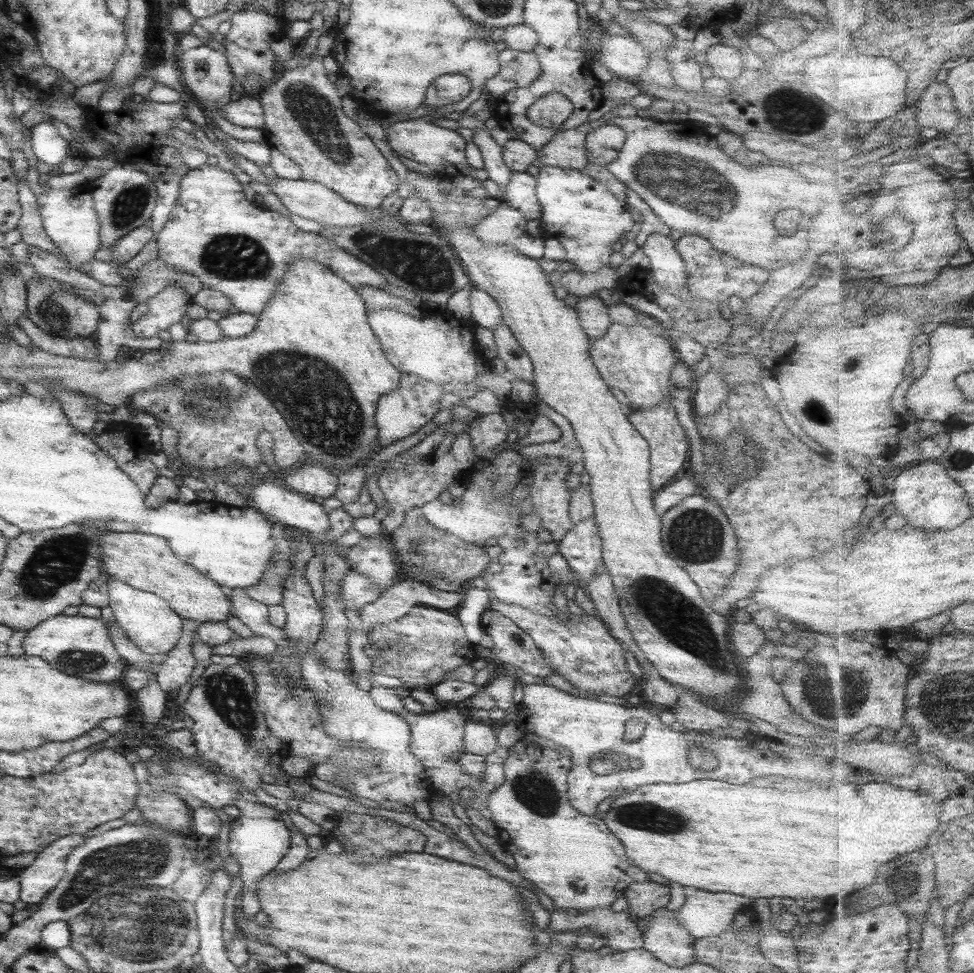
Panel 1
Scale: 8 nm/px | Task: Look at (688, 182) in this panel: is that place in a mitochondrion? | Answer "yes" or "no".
yes

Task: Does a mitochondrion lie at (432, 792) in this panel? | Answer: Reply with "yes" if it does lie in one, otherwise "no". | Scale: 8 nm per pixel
no

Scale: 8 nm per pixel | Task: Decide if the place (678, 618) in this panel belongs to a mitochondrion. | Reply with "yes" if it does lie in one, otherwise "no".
yes

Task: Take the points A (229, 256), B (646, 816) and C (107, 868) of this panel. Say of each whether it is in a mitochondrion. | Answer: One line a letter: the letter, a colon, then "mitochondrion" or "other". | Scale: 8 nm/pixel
A: mitochondrion
B: mitochondrion
C: mitochondrion

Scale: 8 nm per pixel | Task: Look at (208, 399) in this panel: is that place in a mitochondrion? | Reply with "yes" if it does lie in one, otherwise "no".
yes

